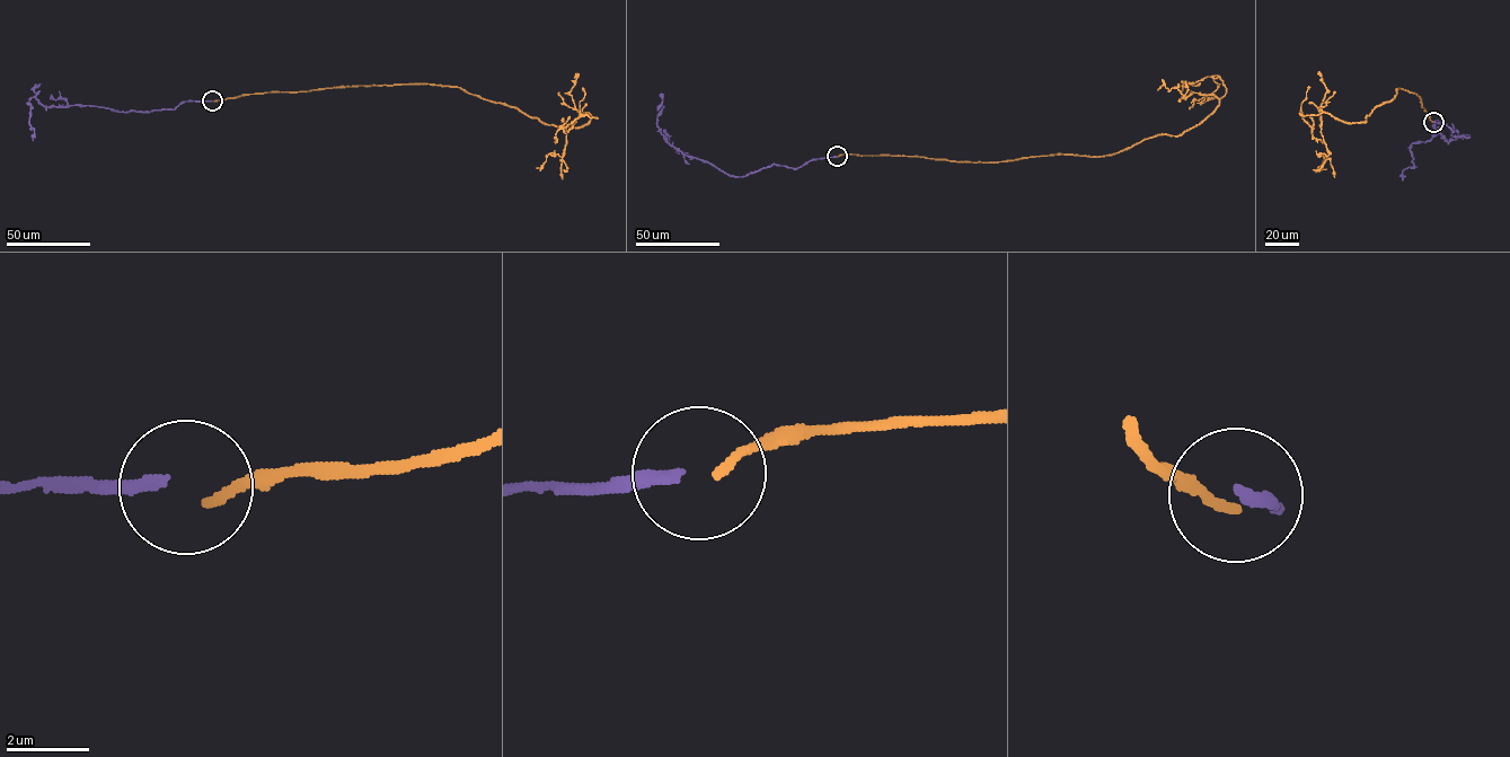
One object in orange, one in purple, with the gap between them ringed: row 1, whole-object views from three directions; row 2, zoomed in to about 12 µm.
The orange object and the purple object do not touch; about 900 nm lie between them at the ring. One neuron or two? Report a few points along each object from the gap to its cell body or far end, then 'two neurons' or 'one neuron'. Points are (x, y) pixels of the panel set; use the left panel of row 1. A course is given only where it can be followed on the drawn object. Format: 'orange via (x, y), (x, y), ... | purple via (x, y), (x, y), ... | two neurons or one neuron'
orange via (213, 102), (427, 84), (546, 124), (583, 126), (591, 115), (579, 116), (563, 156), (536, 167) | purple via (212, 100), (125, 112), (78, 105), (46, 107), (33, 97), (26, 103), (33, 141) | two neurons

